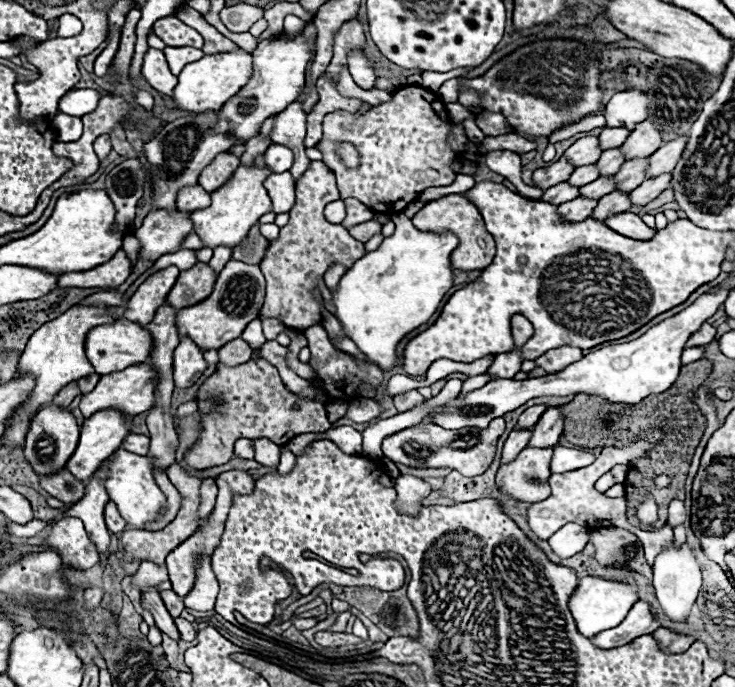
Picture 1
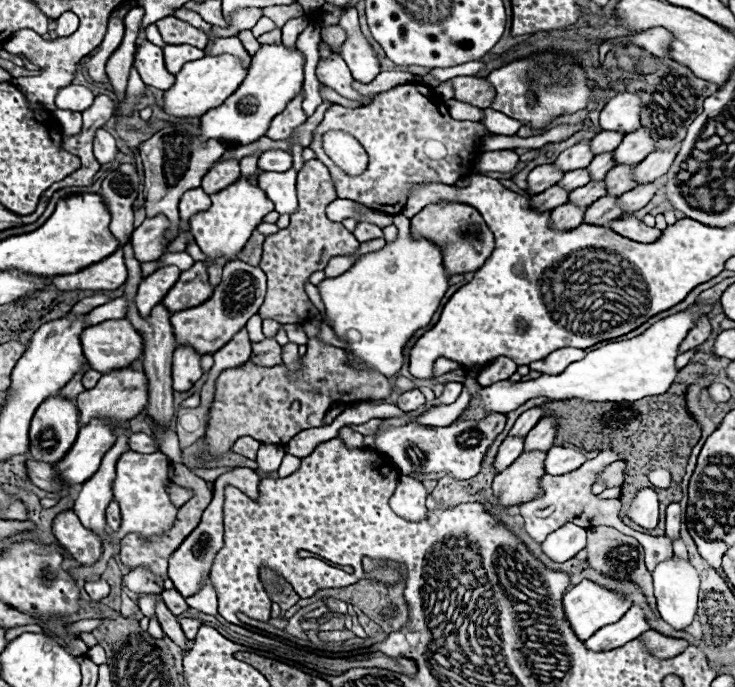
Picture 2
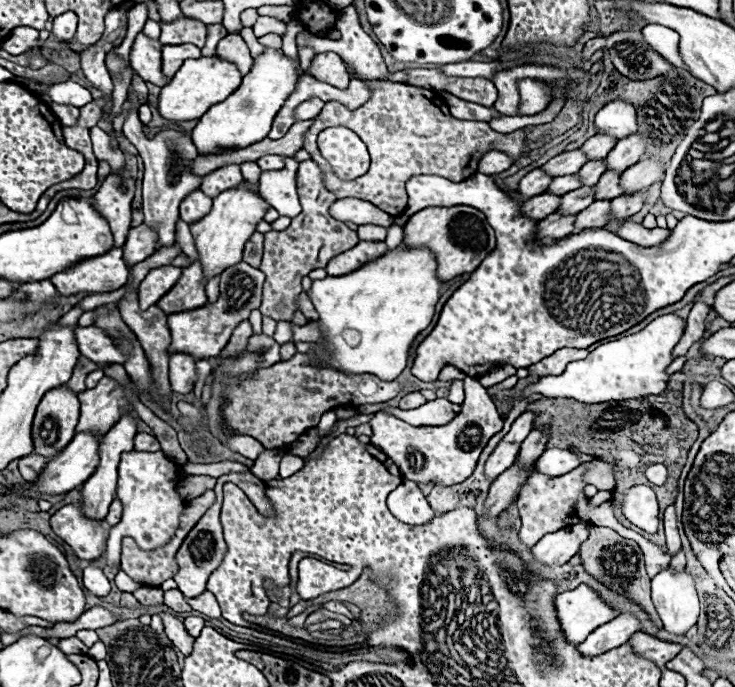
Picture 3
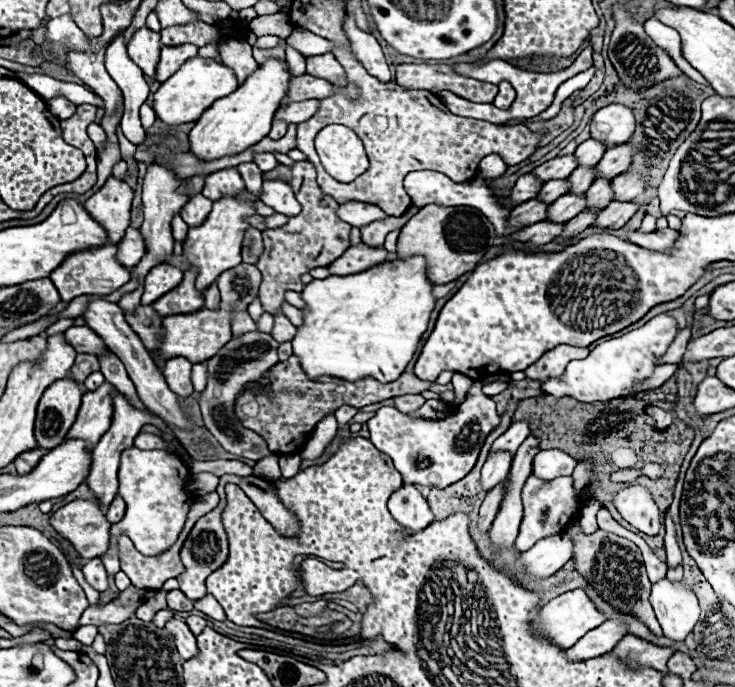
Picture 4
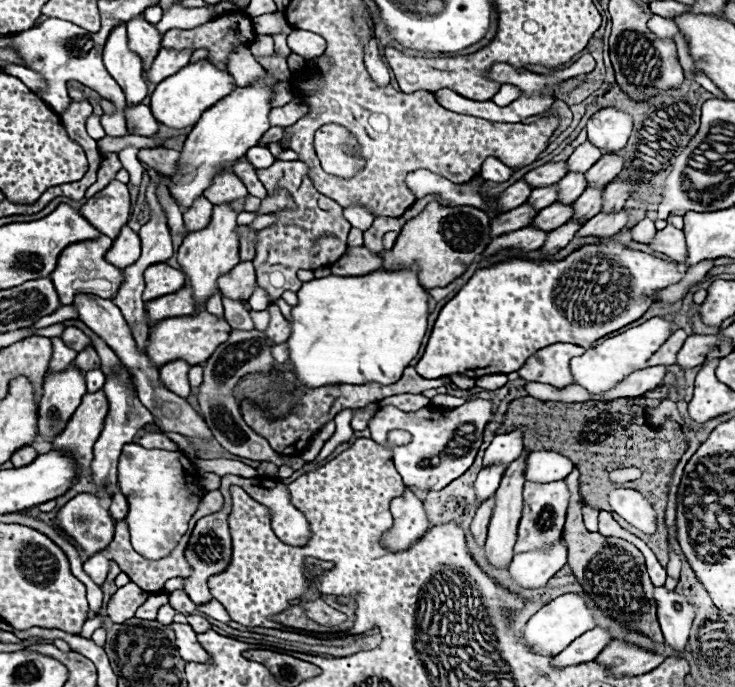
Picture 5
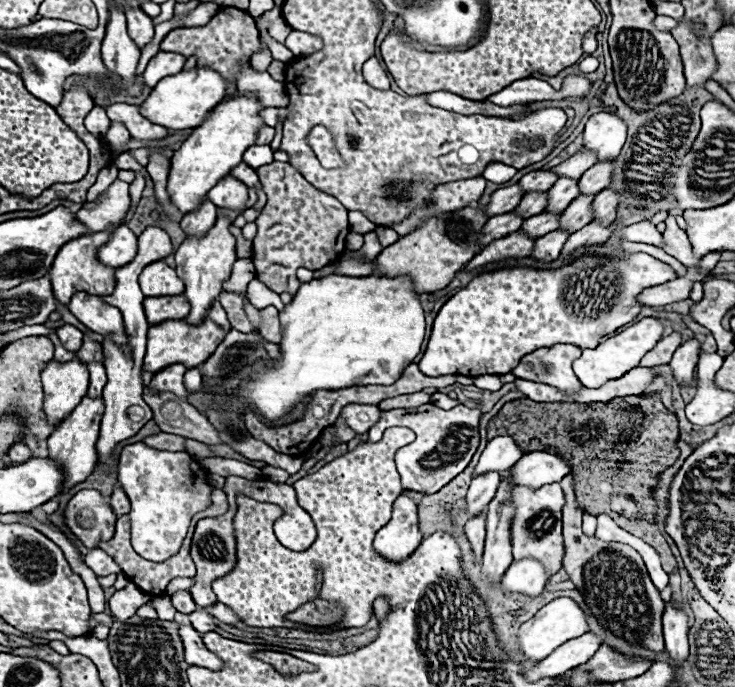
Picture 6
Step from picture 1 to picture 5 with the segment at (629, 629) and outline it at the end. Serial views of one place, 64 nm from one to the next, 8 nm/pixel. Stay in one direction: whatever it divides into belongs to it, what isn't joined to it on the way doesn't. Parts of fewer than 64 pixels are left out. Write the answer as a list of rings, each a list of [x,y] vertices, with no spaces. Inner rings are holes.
[[[604,628],[588,630],[586,634],[582,634],[574,642],[570,642],[570,646],[566,646],[566,650],[562,650],[556,656],[552,656],[552,666],[554,668],[566,668],[566,666],[592,662],[604,650],[604,646],[610,640],[612,638],[610,638],[610,634]]]

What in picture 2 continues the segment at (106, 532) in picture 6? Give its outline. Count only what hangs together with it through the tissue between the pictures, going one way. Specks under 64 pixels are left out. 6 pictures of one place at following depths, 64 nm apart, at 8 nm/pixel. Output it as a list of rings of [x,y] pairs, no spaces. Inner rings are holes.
[[[62,510],[54,518],[52,528],[54,528],[54,536],[58,538],[58,542],[80,564],[90,566],[100,558],[102,538],[96,532],[84,528],[78,516],[74,514],[74,510]]]

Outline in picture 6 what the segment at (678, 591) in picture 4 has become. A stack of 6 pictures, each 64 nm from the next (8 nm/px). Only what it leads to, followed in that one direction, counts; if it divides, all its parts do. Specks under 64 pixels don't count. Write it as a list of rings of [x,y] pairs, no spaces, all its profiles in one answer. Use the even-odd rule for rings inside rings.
[[[672,602],[666,604],[664,616],[664,644],[666,652],[670,654],[670,660],[676,668],[682,668],[682,664],[688,658],[688,616],[684,608],[672,606]]]

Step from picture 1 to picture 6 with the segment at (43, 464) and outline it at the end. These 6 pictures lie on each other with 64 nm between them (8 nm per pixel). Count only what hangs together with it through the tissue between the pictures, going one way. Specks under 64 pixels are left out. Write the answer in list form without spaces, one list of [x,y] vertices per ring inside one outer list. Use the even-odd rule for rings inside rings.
[[[76,354],[68,362],[50,360],[42,370],[46,420],[58,426],[86,396],[88,382],[88,366]]]

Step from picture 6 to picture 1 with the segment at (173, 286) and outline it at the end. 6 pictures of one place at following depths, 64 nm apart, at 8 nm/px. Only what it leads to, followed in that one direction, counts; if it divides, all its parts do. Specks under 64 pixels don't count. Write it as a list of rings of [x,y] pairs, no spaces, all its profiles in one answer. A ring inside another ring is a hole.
[[[168,266],[164,270],[154,272],[132,294],[124,318],[132,320],[132,322],[148,324],[154,318],[156,308],[160,308],[166,302],[166,296],[170,292],[170,288],[178,280],[178,274],[180,274],[180,270],[176,266]]]

